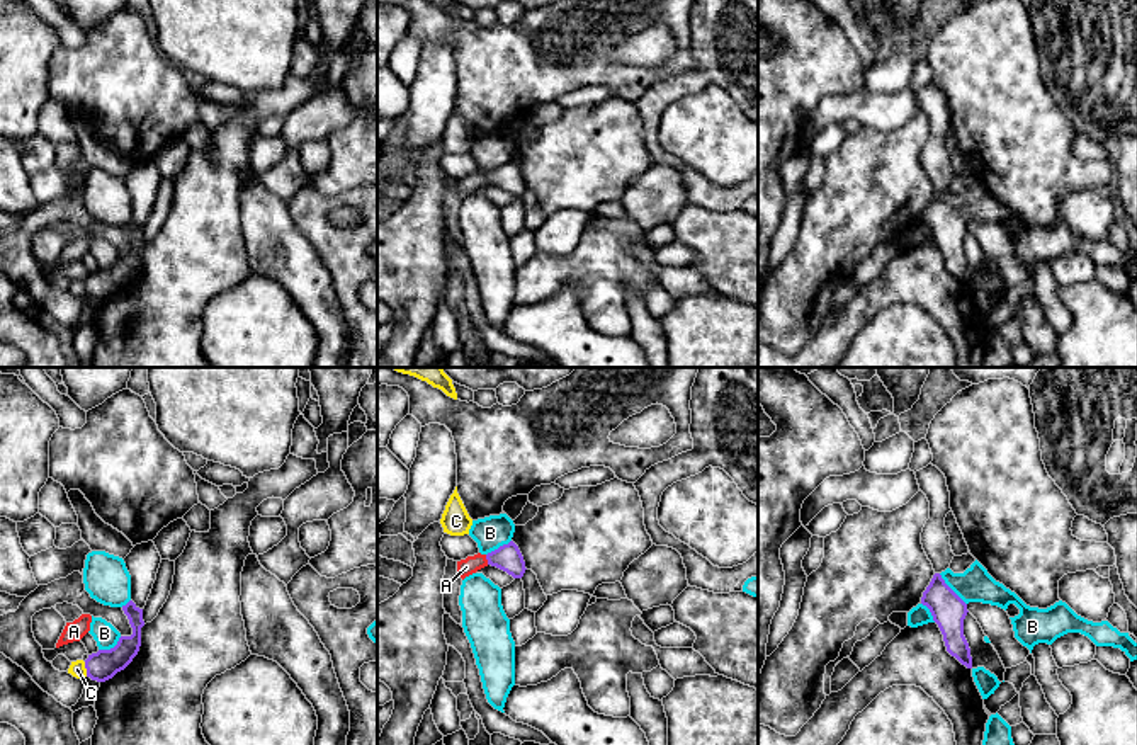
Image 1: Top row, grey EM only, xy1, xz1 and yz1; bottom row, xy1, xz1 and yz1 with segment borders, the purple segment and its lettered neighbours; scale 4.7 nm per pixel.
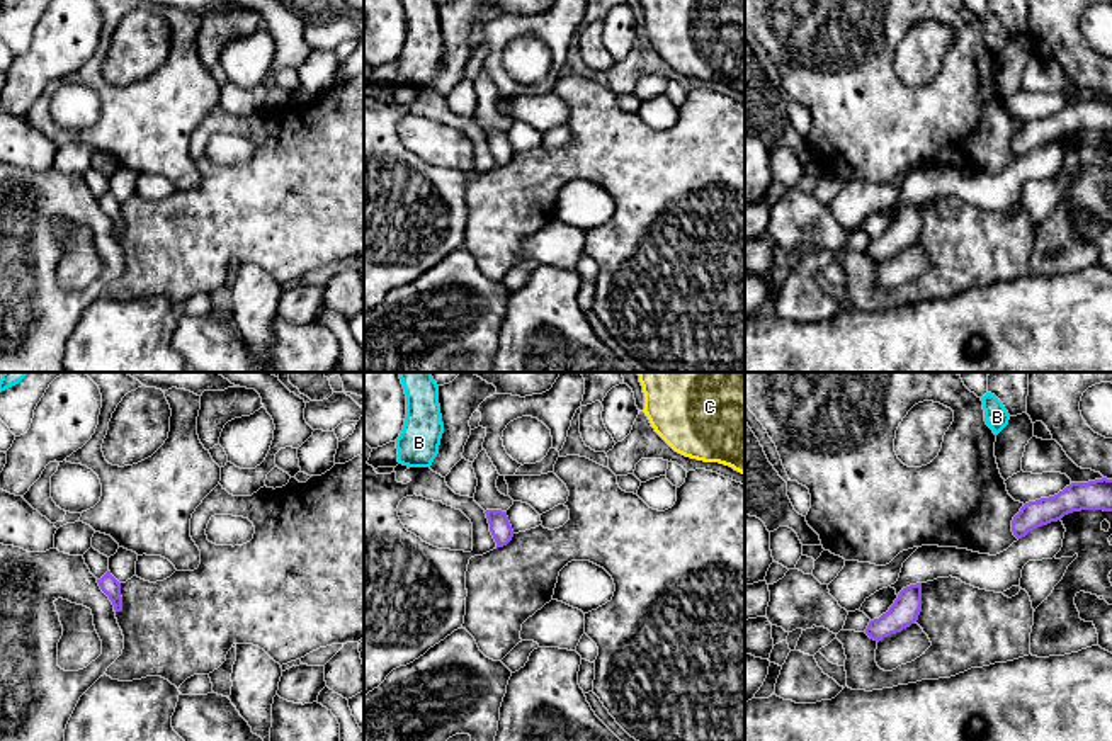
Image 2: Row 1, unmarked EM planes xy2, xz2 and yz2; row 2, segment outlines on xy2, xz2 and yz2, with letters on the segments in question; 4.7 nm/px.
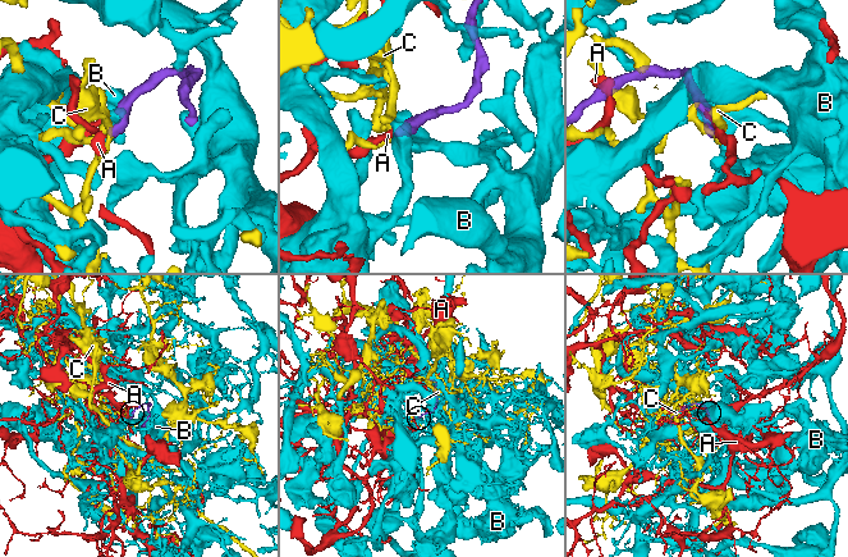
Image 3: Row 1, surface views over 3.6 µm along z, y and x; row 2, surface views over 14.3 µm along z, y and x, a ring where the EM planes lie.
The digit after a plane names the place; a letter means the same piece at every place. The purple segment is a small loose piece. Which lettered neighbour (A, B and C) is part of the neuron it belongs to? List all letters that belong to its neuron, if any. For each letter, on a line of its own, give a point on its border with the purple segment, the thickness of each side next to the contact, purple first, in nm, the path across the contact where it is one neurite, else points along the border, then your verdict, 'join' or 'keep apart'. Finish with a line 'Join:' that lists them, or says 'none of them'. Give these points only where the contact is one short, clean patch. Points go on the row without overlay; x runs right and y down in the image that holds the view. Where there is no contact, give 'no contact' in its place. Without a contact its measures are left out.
A: xz1 (486, 177) | 130/80 nm | across xz1 (509, 177), (486, 177), (466, 186) | join
B: yz1 (950, 208) | 160/160 nm | along yz1 (939, 193), (966, 223) | keep apart
C: xy1 (85, 286) | 140/80 nm | along xy1 (84, 281), (87, 295) | keep apart
Join: A

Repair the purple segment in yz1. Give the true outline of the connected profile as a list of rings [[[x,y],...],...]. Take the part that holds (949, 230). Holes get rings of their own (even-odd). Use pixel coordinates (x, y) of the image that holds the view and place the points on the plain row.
[[[935,192],[923,211],[921,223],[926,225],[938,243],[947,270],[962,284],[972,287],[969,262],[964,255],[964,238],[967,223],[945,202],[940,192]]]

